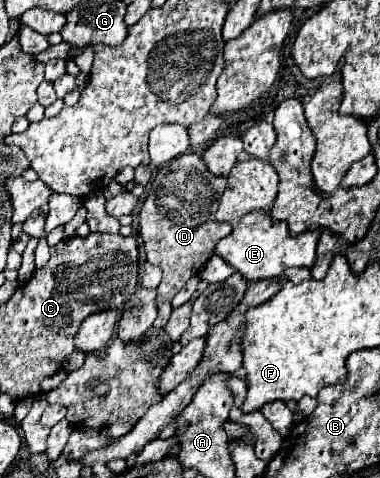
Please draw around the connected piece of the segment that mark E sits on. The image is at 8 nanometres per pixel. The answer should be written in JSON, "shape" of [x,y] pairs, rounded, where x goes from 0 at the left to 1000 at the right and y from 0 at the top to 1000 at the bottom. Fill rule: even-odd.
{"shape":[[[666,441],[645,450],[608,483],[608,492],[587,496],[566,525],[608,554],[618,559],[645,588],[687,588],[734,579],[755,559],[824,559],[829,550],[829,517],[834,500],[845,492],[845,479],[813,479],[782,496],[766,496],[755,483],[755,467],[718,467],[713,450],[703,441]]]}

